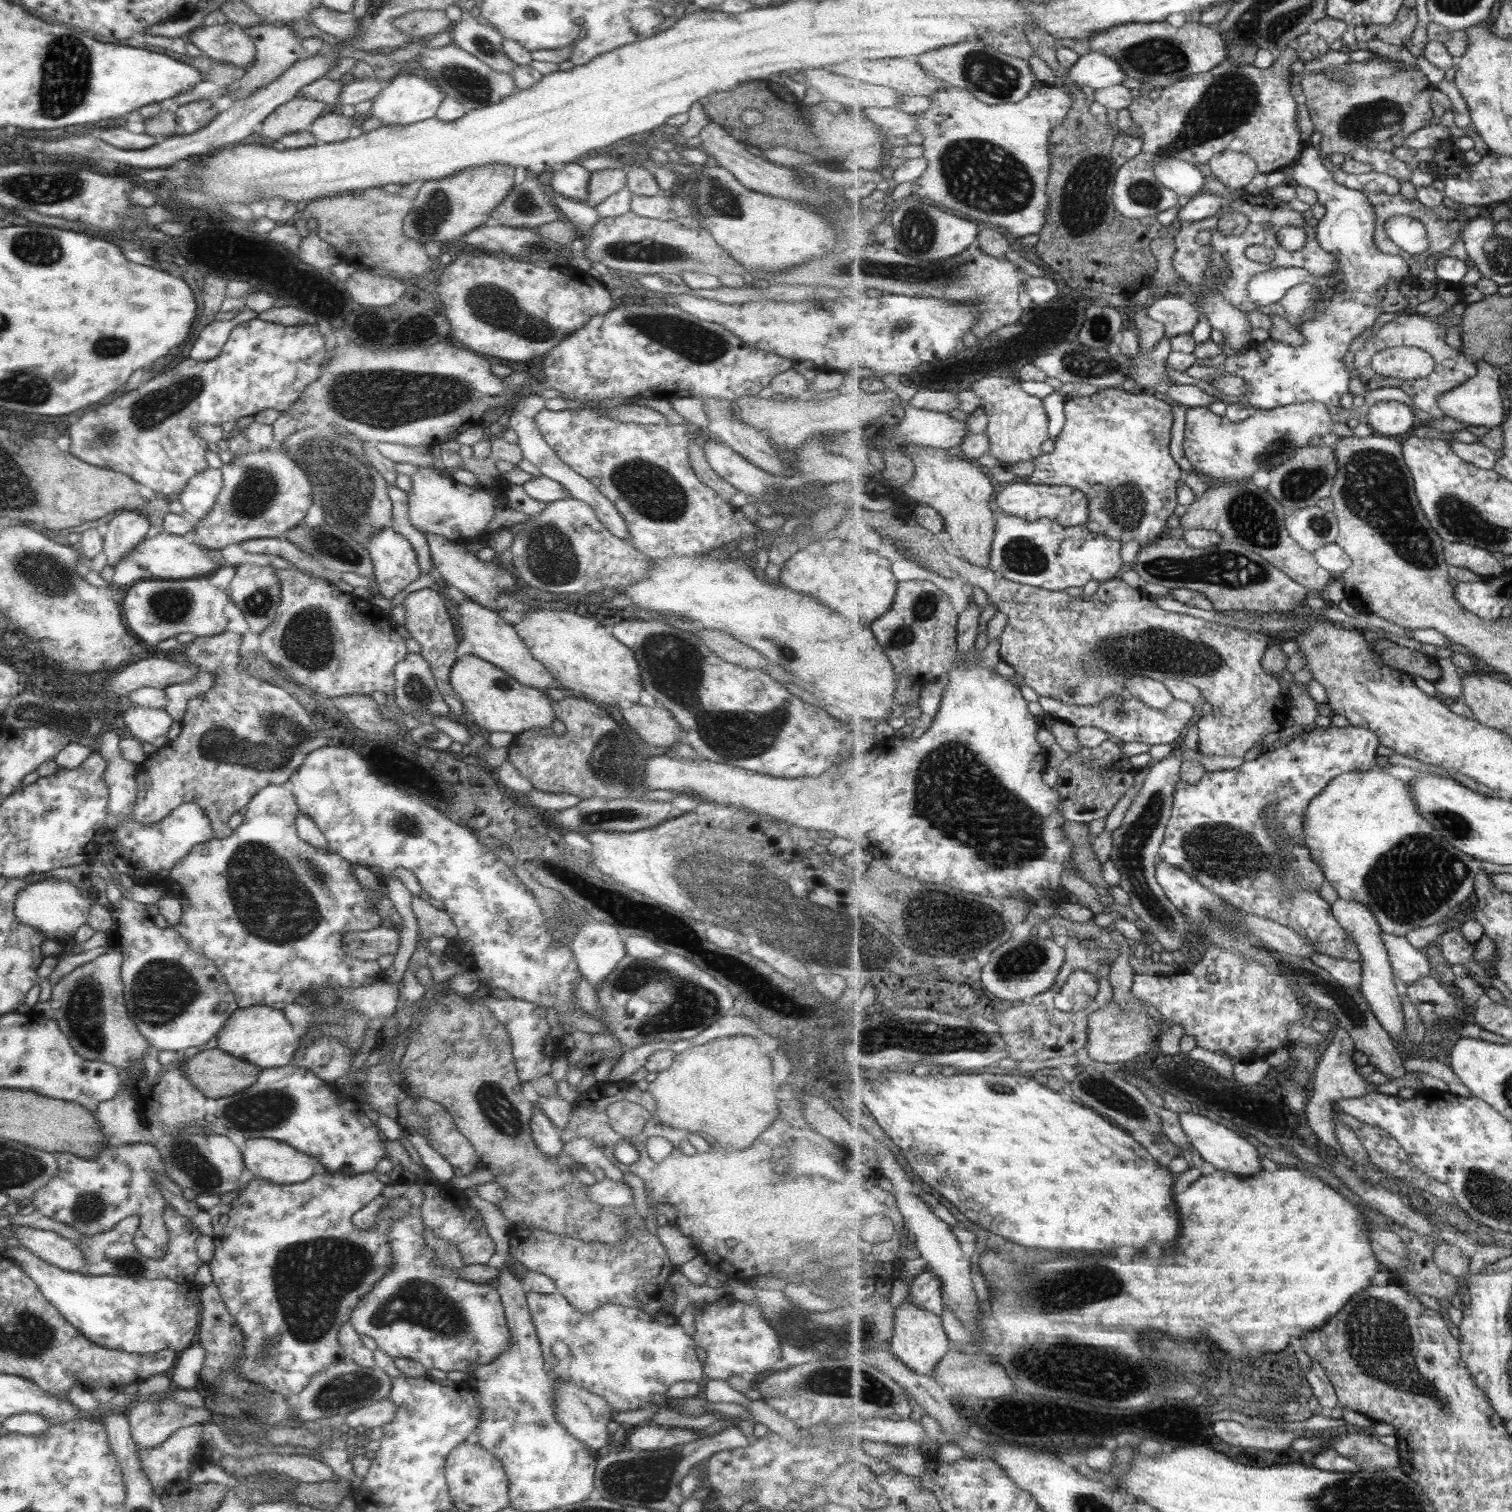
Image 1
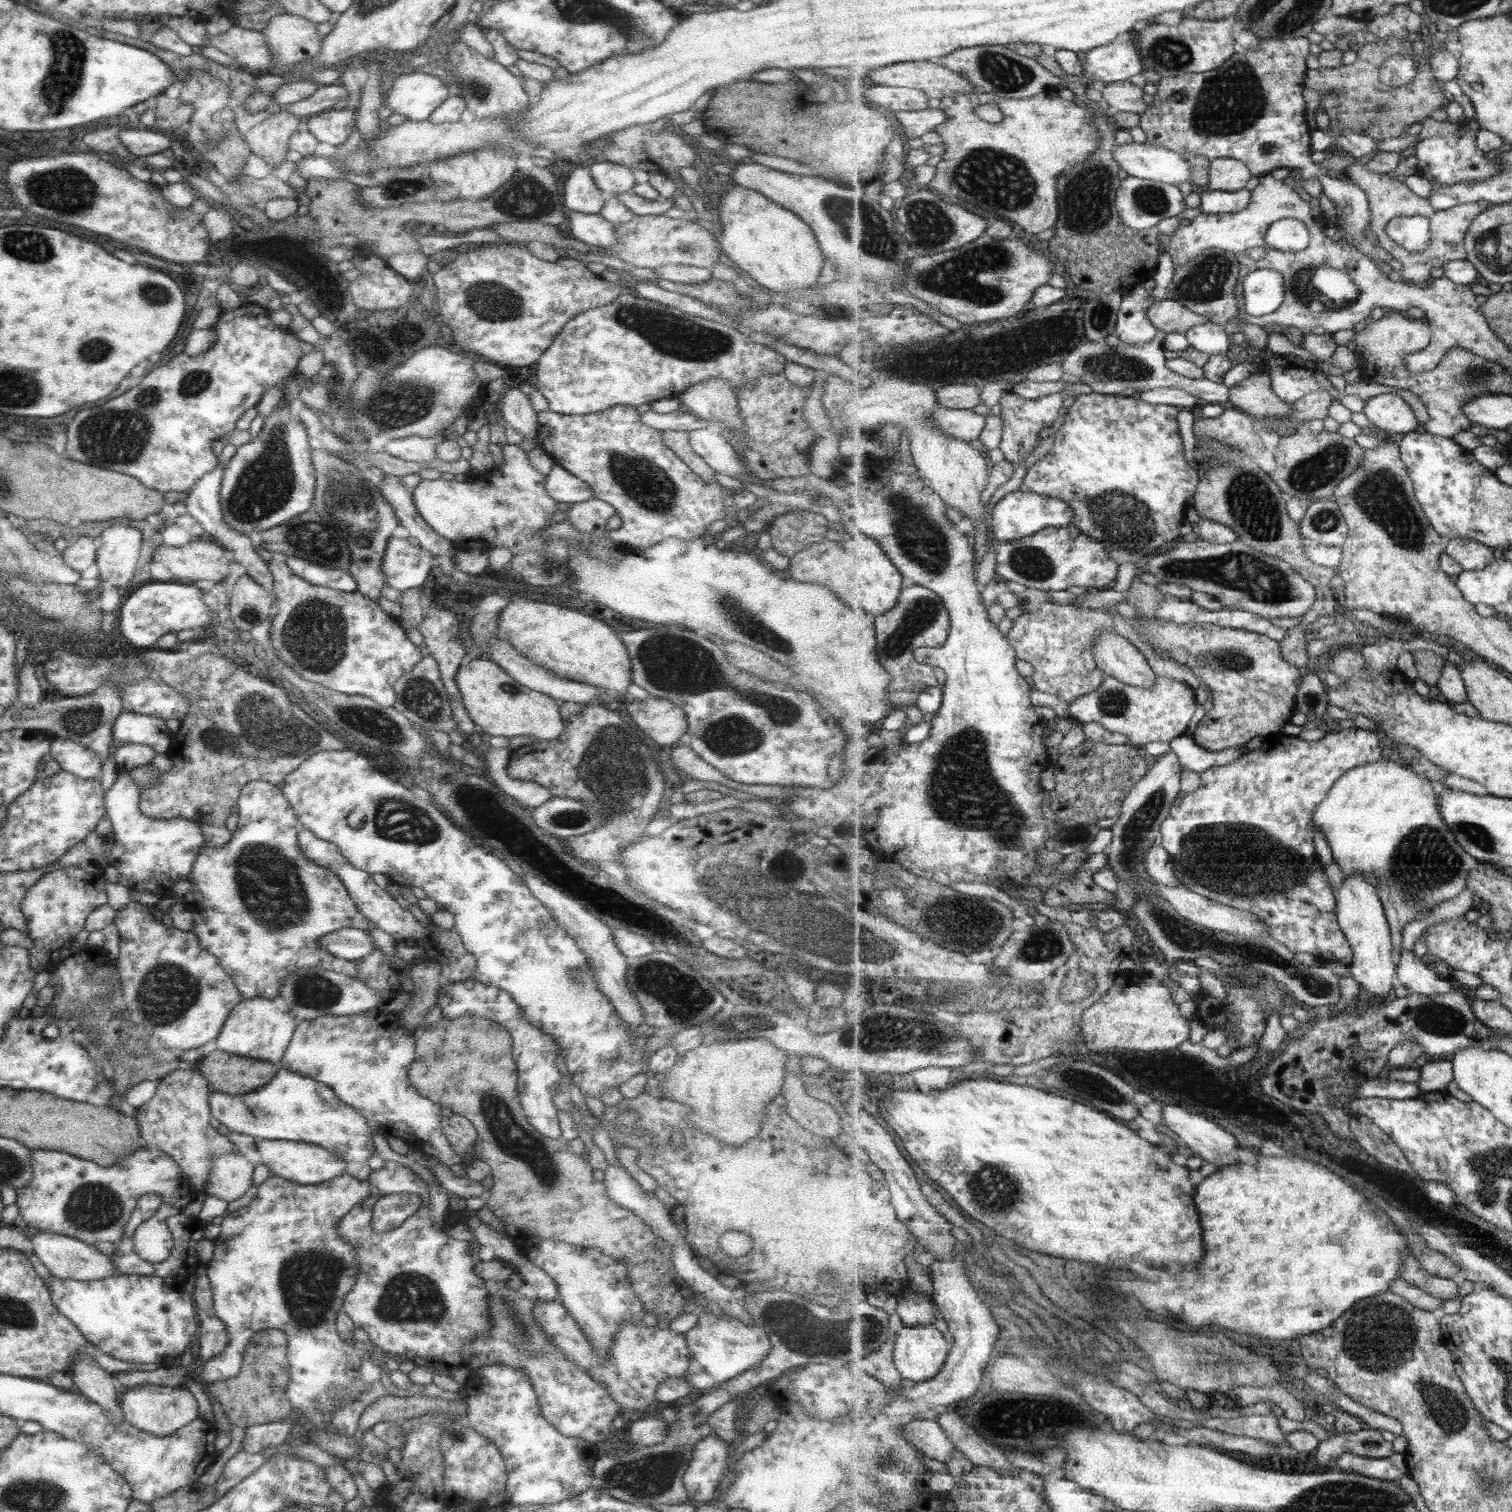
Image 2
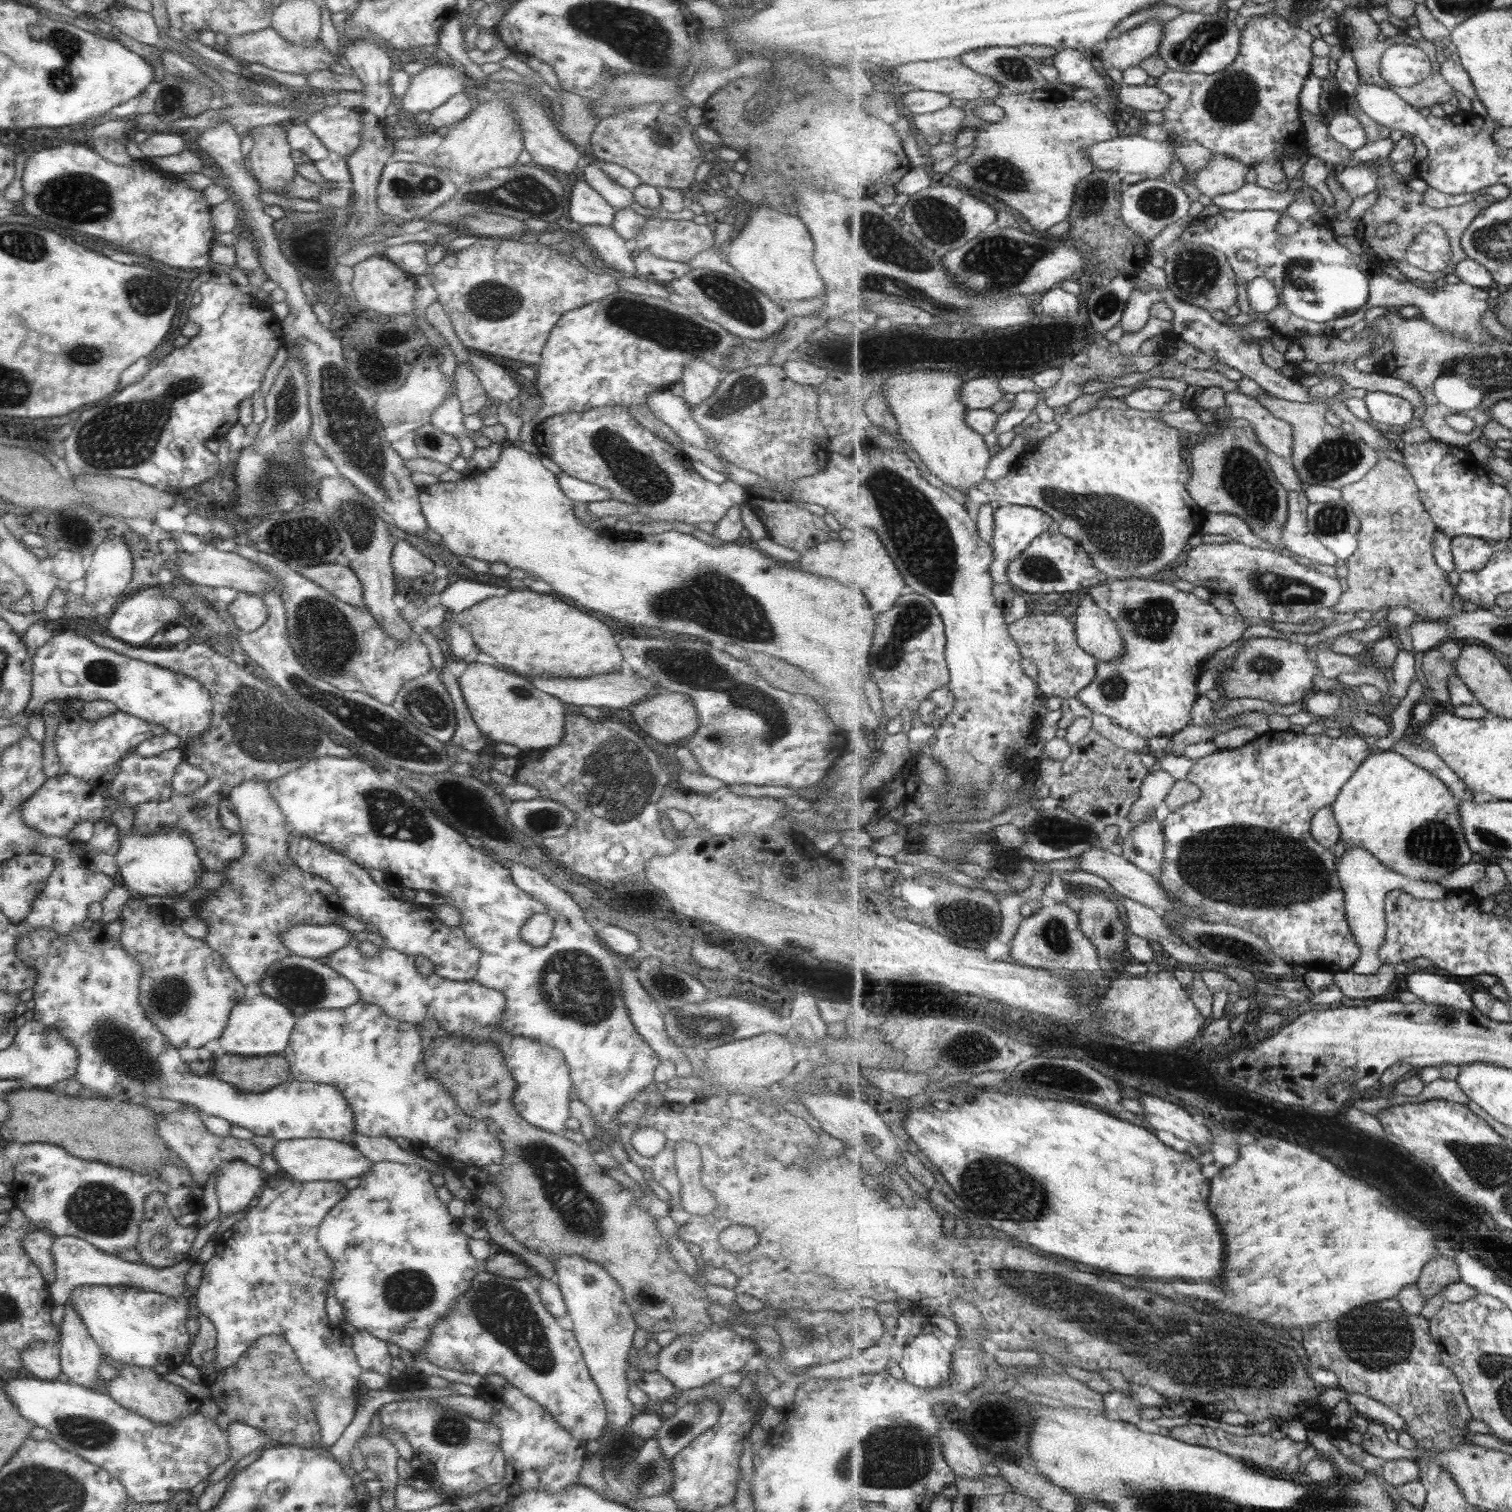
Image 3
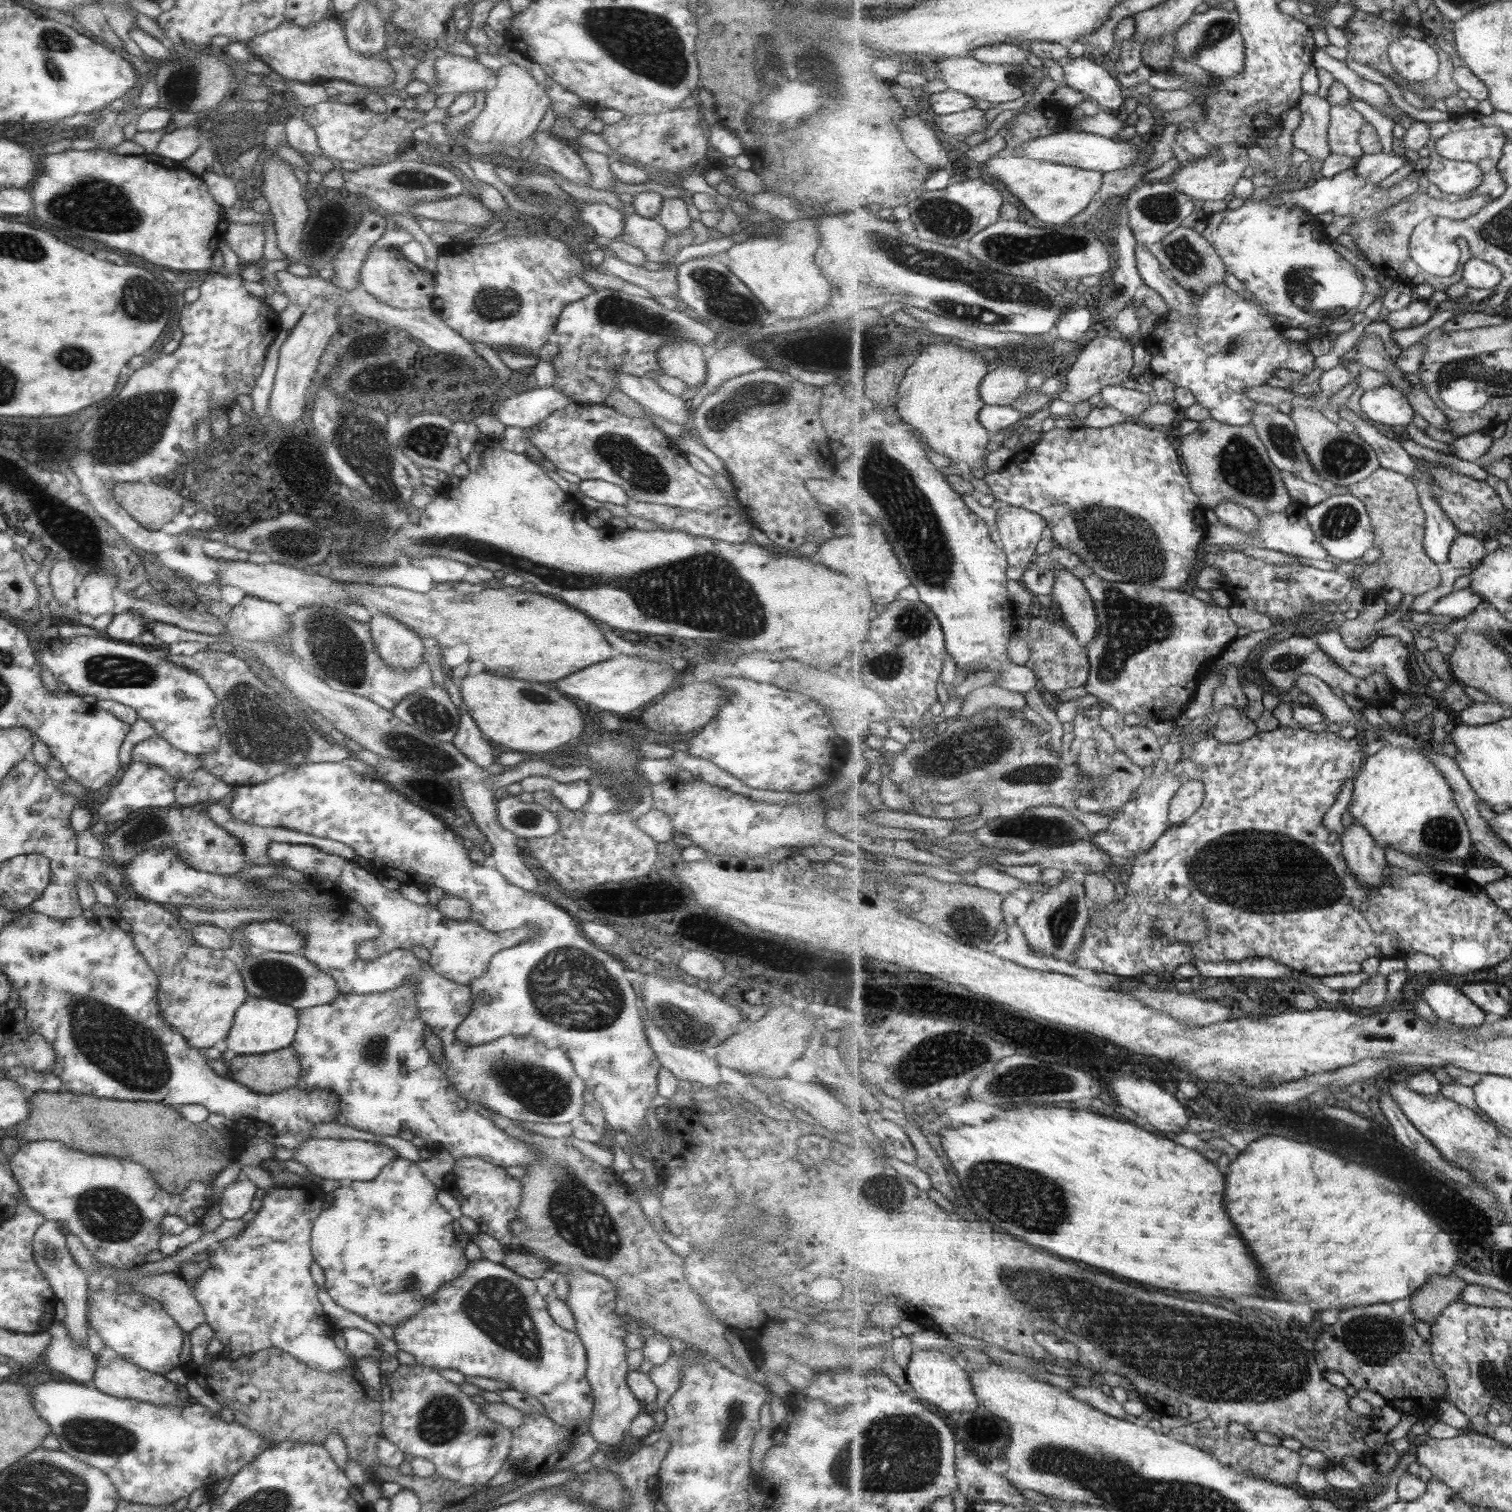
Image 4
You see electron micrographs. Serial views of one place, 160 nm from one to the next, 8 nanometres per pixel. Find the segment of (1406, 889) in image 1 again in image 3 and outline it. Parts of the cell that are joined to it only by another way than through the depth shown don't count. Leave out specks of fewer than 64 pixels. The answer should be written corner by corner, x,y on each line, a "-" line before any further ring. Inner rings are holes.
1376,750
1341,789
1332,804
1332,811
1341,829
1340,839
1344,842
1345,850
1363,846
1399,874
1423,882
1439,883
1454,870
1473,862
1475,856
1464,833
1460,805
1453,800
1453,795
1452,790
1437,775
1417,766
1404,754
1395,750
-
1383,964
1381,970
1374,975
1356,974
1352,971
1343,971
1333,974
1335,985
1343,989
1347,998
1378,998
1383,996
1394,982
1394,965

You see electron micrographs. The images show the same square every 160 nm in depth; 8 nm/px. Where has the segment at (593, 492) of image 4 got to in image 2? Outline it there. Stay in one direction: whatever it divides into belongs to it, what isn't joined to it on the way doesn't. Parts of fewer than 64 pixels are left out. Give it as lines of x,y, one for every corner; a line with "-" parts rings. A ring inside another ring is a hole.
553,465
549,474
544,475
542,485
545,494
549,495
555,503
573,505
577,502
585,502
593,496
585,481
579,480
558,465

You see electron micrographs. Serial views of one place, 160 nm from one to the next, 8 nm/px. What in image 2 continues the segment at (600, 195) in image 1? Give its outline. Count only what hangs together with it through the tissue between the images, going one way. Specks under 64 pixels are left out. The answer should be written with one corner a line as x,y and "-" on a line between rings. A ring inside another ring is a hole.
598,158
588,159
588,170
595,186
604,197
614,197
616,194
624,192
629,193
636,183
634,181
635,172
630,171
626,166

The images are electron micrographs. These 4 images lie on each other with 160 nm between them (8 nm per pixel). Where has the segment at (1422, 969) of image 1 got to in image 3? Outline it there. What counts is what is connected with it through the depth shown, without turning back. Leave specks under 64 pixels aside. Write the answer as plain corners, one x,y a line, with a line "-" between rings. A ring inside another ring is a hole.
1414,968
1406,975
1408,990
1425,1002
1449,1005
1464,1011
1475,1007
1474,1000
1465,990
1465,986
1455,982
1452,977
1427,974

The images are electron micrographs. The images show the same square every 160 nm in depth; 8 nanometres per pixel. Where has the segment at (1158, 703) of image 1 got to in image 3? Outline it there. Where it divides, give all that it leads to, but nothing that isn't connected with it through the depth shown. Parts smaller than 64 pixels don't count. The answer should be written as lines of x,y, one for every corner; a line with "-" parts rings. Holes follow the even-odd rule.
1089,593
1081,596
1072,617
1078,642
1089,654
1098,660
1118,660
1124,654
1121,629

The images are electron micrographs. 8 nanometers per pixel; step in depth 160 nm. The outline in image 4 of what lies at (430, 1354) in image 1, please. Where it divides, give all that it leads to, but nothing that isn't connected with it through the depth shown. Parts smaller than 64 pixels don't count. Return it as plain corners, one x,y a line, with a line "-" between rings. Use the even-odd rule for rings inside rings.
397,1157
383,1166
373,1180
343,1183
342,1187
331,1191
331,1194
327,1194
327,1198
322,1202
319,1214
312,1222
309,1246
314,1263
322,1268
325,1277
325,1291
337,1306
361,1316
363,1320
367,1320
375,1326
383,1324
383,1326
389,1326
393,1329
394,1326
397,1326
406,1318
413,1316
426,1303
426,1298
437,1292
440,1286
443,1286
446,1282
451,1282
461,1274
468,1263
465,1255
463,1255
463,1249
470,1242
470,1235
464,1233
457,1220
436,1202
438,1191
439,1189
421,1172
421,1169
415,1163

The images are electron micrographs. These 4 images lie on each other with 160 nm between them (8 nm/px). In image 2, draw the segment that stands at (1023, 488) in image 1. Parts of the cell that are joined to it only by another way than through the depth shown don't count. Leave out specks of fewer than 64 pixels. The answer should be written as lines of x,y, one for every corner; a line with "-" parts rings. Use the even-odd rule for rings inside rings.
1018,490
1006,494
993,508
992,519
988,530
992,533
997,543
1006,543
1012,539
1018,539
1031,534
1039,533
1040,530
1053,528
1065,528
1072,524
1075,518
1073,508
1059,498
1033,494
1033,492

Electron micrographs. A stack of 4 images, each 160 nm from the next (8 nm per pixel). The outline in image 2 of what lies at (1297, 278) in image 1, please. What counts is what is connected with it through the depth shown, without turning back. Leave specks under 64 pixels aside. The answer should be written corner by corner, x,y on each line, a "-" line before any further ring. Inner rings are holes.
1261,269
1243,278
1246,309
1252,315
1275,312
1286,299
1286,278
1282,272

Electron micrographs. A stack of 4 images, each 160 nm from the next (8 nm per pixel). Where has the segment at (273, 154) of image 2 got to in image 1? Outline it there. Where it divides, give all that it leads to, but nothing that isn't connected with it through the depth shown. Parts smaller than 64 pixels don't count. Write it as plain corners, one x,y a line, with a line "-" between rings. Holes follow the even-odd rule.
296,96
273,109
263,119
256,134
261,141
263,138
274,141
292,132
307,131
318,116
330,110
322,102

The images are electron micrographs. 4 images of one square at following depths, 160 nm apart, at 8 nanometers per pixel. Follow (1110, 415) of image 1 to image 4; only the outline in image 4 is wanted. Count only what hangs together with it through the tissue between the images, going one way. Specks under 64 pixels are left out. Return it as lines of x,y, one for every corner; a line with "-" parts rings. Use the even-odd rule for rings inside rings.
1133,421
1123,422
1110,428
1051,429
1042,436
1037,444
1023,448
1013,455
1010,462
1002,470
998,472
987,471
984,482
993,493
994,499
1001,501
1001,504
1017,506
1043,516
1053,534
1053,540
1078,554
1082,558
1081,560
1093,570
1093,575
1107,581
1137,582
1155,585
1167,590
1183,590
1189,584
1191,572
1193,572
1195,562
1197,562
1199,544
1205,538
1209,527
1201,499
1193,492
1190,478
1187,478
1183,472
1179,452
1171,444
1171,440
1167,438
1167,432
1161,432
1161,428
1158,427
1139,425

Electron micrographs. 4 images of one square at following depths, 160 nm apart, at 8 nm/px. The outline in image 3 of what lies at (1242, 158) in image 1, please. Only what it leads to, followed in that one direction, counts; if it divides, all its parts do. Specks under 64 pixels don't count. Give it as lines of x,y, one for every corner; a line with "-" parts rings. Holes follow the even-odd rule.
1215,154
1211,162
1202,168
1195,177
1194,185
1201,194
1213,198
1215,195
1229,194
1247,184
1249,168
1244,162
1227,156

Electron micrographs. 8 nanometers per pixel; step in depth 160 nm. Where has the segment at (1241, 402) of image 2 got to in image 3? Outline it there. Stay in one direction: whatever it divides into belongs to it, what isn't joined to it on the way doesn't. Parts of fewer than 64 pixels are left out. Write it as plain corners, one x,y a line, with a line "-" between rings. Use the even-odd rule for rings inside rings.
1257,395
1256,398
1267,410
1271,410
1277,418
1289,422
1294,429
1294,446
1292,464
1302,482
1307,485
1321,484
1342,490
1365,479
1377,466
1381,456
1373,447
1355,434
1347,433
1343,428
1331,426
1325,420
1328,406
1323,402
1295,402
1268,395

